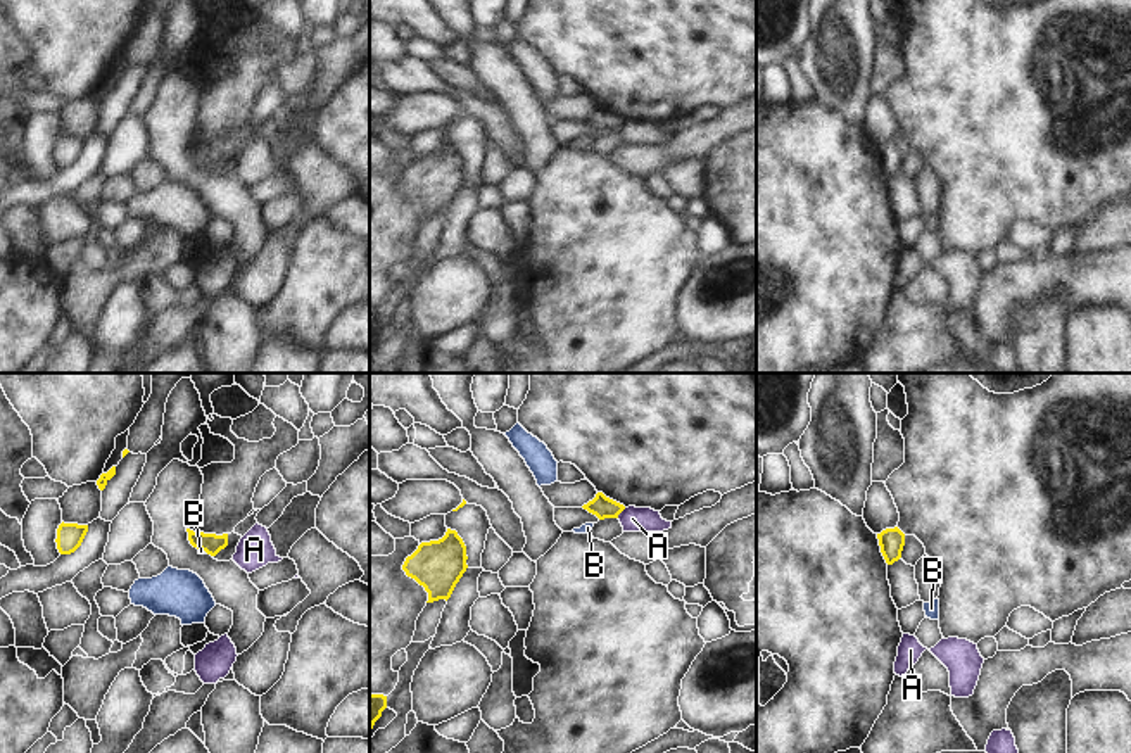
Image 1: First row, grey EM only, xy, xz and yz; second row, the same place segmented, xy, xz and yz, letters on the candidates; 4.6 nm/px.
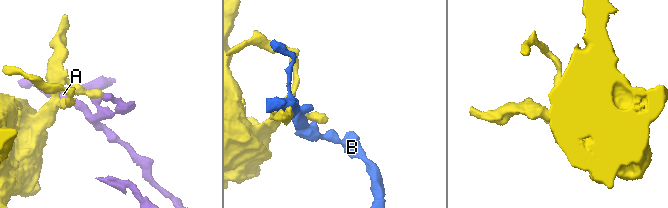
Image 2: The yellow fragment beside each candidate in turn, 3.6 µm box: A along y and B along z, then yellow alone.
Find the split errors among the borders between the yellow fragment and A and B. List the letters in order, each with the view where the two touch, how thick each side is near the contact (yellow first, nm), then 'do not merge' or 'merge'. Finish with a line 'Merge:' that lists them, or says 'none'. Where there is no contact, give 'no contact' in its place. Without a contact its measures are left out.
A: meets yellow in xz; 100 nm thick on the yellow side, 120 nm on the other; do not merge
B: meets yellow in xy; 90 nm thick on the yellow side, 20 nm on the other; do not merge
Merge: none

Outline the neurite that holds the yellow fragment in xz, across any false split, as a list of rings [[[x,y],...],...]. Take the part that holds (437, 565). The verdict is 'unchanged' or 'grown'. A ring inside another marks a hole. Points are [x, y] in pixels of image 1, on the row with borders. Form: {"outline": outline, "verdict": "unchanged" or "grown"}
{"outline": [[[447,528],[439,541],[421,542],[406,558],[402,570],[428,592],[428,601],[449,599],[466,572],[466,546],[456,530]]], "verdict": "unchanged"}

